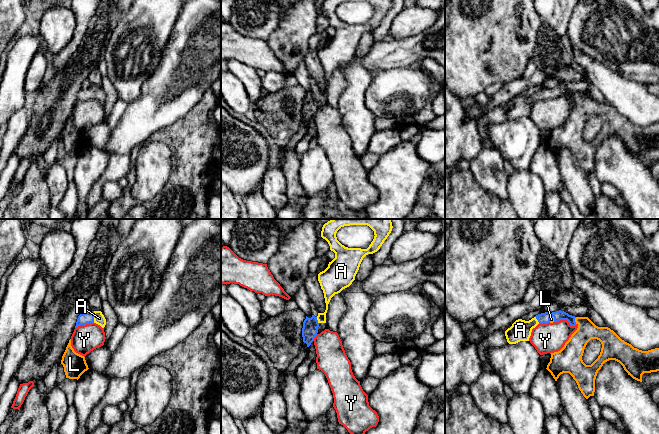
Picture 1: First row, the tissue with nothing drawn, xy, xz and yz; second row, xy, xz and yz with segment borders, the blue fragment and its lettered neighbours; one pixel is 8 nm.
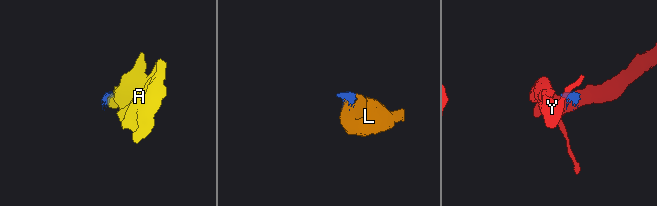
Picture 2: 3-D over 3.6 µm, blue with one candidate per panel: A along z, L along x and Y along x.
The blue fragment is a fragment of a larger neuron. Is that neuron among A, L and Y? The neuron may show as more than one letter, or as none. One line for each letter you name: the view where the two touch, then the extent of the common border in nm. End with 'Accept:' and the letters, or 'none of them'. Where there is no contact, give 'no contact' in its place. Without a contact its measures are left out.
A: meets blue in xy; contact 100 nm long
L: meets blue in yz; contact 60 nm long
Accept: A, L

